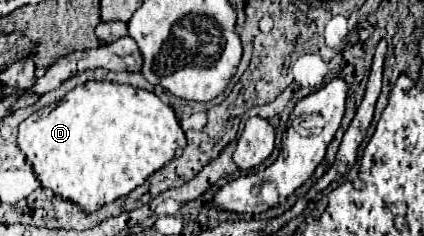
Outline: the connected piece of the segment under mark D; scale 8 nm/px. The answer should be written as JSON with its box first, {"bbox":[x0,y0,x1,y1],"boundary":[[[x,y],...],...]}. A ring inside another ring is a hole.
{"bbox":[18,80,186,212],"boundary":[[[96,80],[74,88],[56,106],[42,108],[28,116],[20,124],[18,146],[34,166],[34,172],[44,188],[50,188],[60,198],[80,204],[86,212],[94,212],[96,208],[110,204],[120,196],[126,196],[152,172],[170,162],[176,154],[176,148],[186,146],[186,136],[178,124],[174,110],[164,104],[154,92],[140,90],[130,84]]]}

